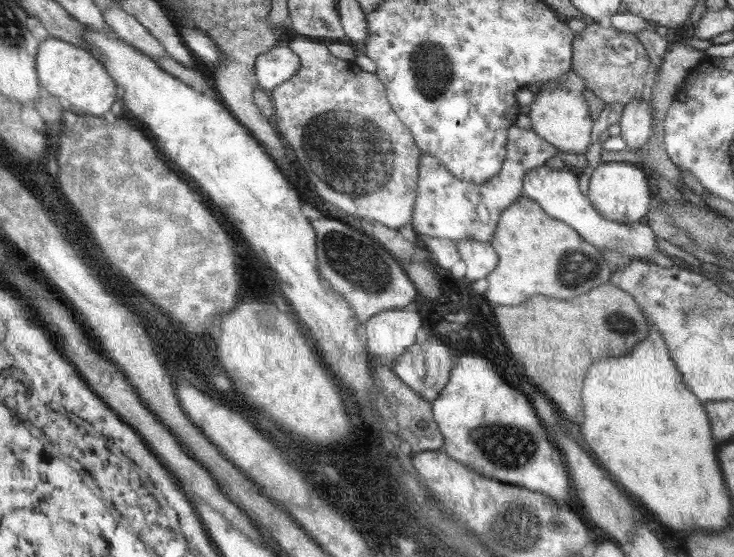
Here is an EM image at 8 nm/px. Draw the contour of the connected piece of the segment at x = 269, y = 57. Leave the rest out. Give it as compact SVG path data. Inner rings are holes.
M279 44L259 55L255 60L257 87L271 91L286 82L298 67L299 58L286 44Z

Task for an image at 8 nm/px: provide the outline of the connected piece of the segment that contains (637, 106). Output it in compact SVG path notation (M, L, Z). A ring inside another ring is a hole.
M631 100L625 104L619 121L619 134L627 144L627 150L645 148L653 129L653 116L648 101Z

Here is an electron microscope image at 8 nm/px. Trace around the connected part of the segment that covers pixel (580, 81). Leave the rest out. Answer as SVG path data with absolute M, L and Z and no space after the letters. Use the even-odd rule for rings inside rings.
M572 69L556 82L552 81L551 83L546 83L546 86L539 87L540 92L535 95L528 112L531 129L539 133L544 140L555 145L557 149L565 152L566 156L584 154L584 150L590 144L592 118L590 118L590 105L583 96L583 92L587 90L583 77Z

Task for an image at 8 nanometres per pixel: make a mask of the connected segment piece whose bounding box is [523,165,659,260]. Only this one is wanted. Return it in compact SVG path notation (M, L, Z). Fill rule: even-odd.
M544 165L528 171L523 180L523 195L535 200L550 216L571 225L580 236L584 237L584 240L600 250L618 251L628 255L631 260L649 260L656 250L659 250L656 246L658 235L650 225L641 221L632 224L616 224L616 221L608 220L595 205L590 206L590 200L586 200L586 196L578 188L578 176L568 170Z

